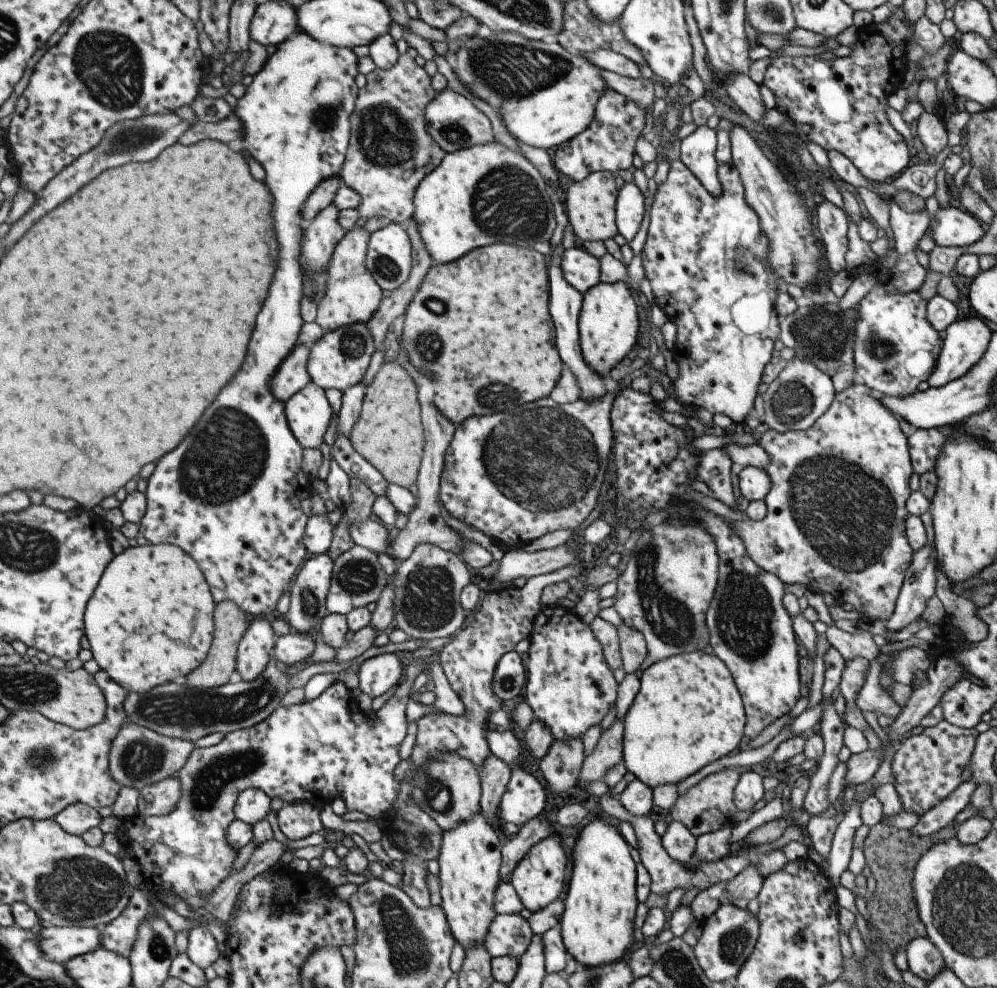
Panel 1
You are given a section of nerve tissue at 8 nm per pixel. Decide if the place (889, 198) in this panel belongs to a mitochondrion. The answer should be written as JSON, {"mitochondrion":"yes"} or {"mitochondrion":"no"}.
{"mitochondrion":"no"}

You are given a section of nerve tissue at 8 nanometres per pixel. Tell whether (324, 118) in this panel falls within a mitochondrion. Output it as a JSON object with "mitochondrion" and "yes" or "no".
{"mitochondrion":"yes"}

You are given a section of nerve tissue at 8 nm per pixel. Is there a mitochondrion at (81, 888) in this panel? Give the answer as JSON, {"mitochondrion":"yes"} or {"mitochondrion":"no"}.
{"mitochondrion":"yes"}

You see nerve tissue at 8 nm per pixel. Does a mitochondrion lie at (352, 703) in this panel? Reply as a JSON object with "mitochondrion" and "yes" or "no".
{"mitochondrion":"no"}

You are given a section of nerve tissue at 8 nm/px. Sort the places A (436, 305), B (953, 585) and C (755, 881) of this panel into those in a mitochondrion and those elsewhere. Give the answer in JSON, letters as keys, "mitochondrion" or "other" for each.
{"A":"mitochondrion","B":"other","C":"other"}

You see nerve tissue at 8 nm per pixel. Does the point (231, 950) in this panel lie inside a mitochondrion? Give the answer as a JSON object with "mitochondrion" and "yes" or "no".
{"mitochondrion":"no"}

